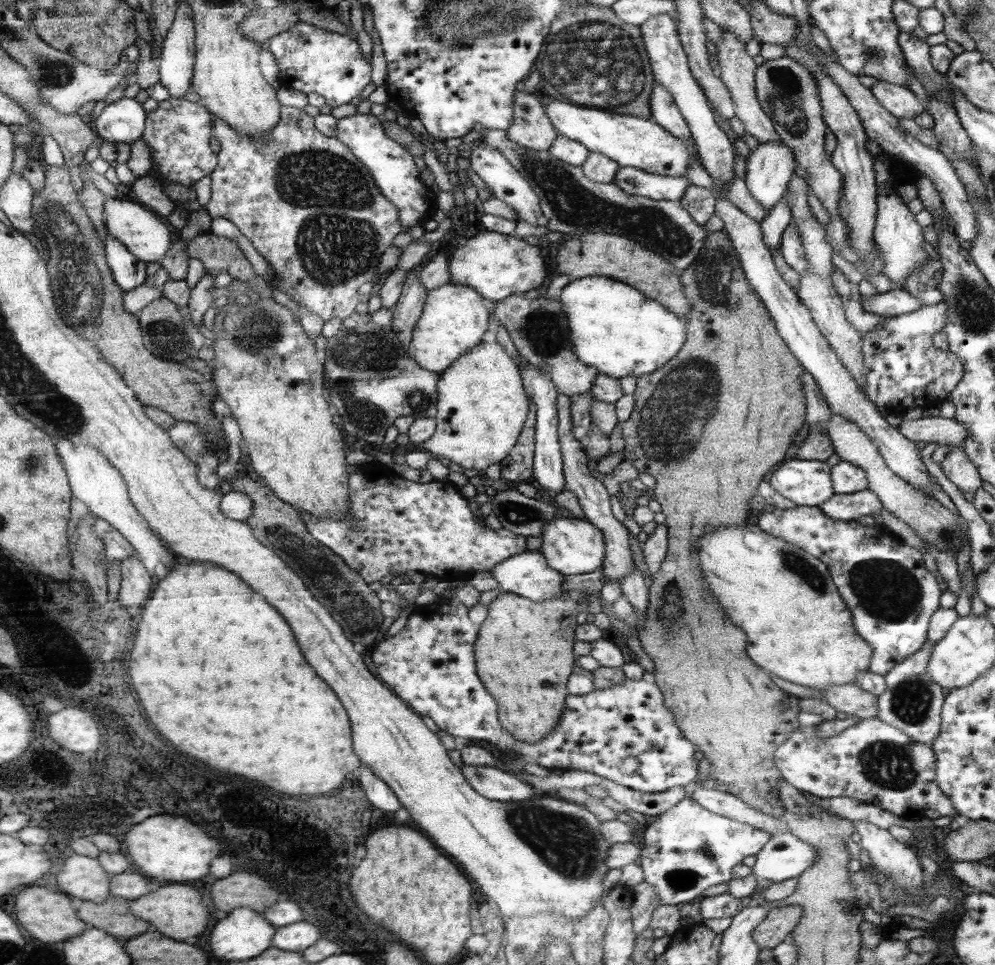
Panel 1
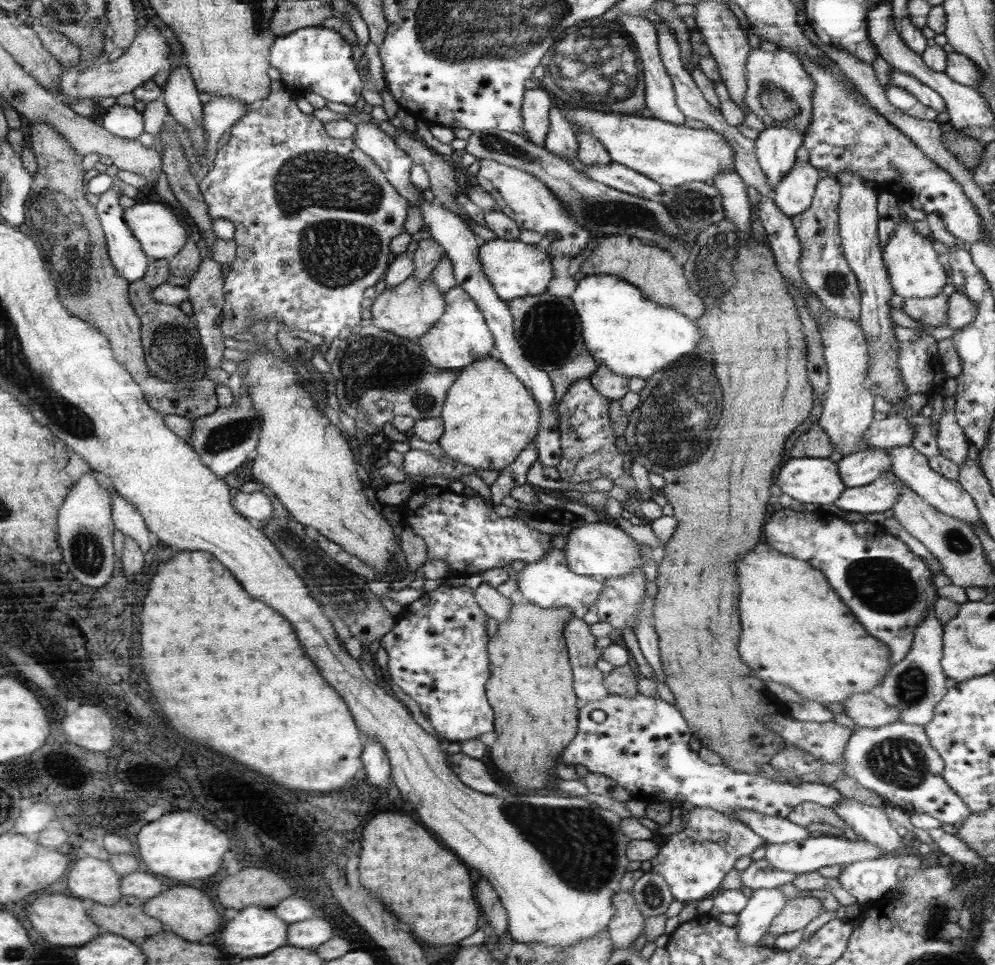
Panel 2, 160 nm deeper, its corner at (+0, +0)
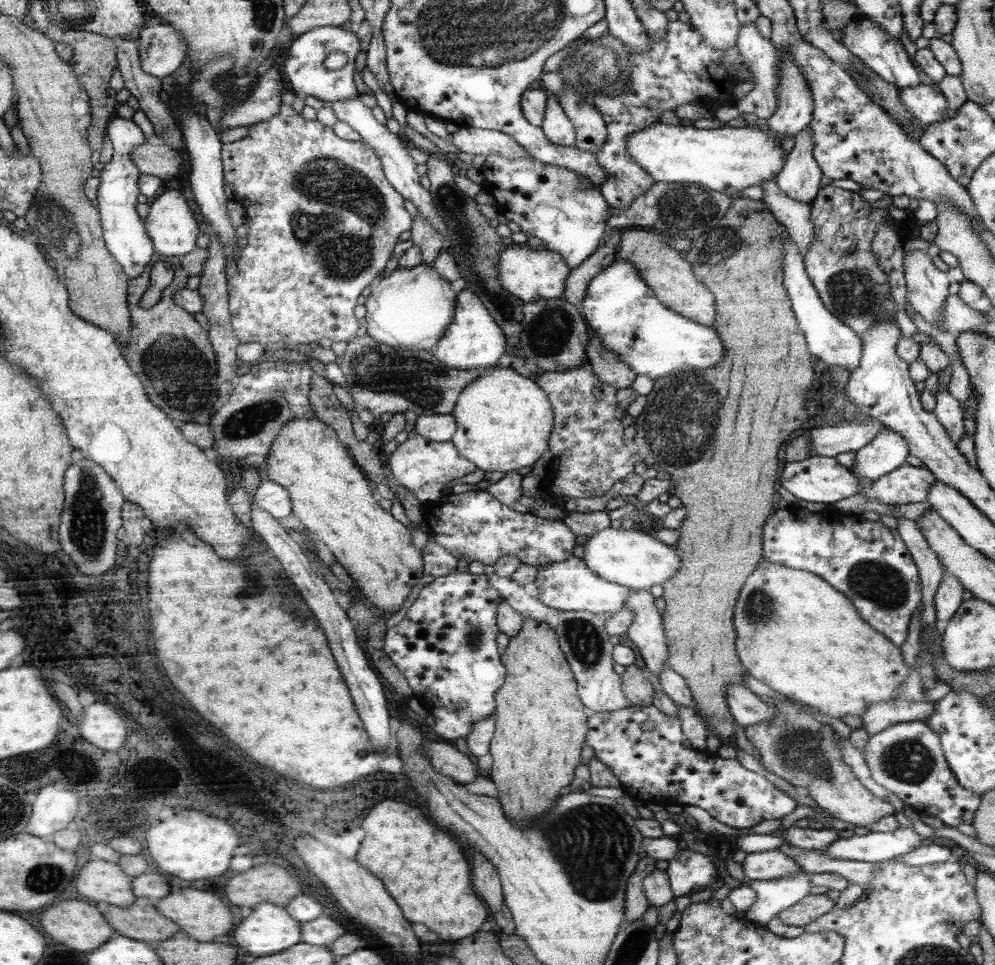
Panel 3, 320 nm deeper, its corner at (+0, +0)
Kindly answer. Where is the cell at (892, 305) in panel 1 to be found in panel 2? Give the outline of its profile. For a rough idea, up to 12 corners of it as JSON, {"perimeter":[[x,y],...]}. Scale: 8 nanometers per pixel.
{"perimeter":[[948,298],[904,299],[901,311],[923,325],[942,327]]}

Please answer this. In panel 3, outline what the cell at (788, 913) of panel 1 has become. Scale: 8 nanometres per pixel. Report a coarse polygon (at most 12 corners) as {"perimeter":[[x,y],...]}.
{"perimeter":[[809,894],[777,917],[786,926],[804,927],[829,914],[836,900]]}

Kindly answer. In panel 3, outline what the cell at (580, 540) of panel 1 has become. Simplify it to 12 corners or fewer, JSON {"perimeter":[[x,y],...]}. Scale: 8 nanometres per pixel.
{"perimeter":[[605,528],[585,563],[632,591],[681,568],[674,546],[637,528]]}

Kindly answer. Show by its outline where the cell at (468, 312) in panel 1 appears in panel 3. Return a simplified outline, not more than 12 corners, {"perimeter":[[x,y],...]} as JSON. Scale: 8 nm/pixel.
{"perimeter":[[464,288],[433,354],[481,371],[504,359],[506,338]]}

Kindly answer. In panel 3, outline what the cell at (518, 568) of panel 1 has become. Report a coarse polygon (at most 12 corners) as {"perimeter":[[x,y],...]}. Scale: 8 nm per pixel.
{"perimeter":[[575,555],[542,567],[542,604],[616,613],[630,590]]}

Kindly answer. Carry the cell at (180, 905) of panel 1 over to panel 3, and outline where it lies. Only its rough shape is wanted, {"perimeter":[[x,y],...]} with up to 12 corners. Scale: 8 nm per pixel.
{"perimeter":[[184,888],[155,905],[194,940],[230,934],[220,896]]}

